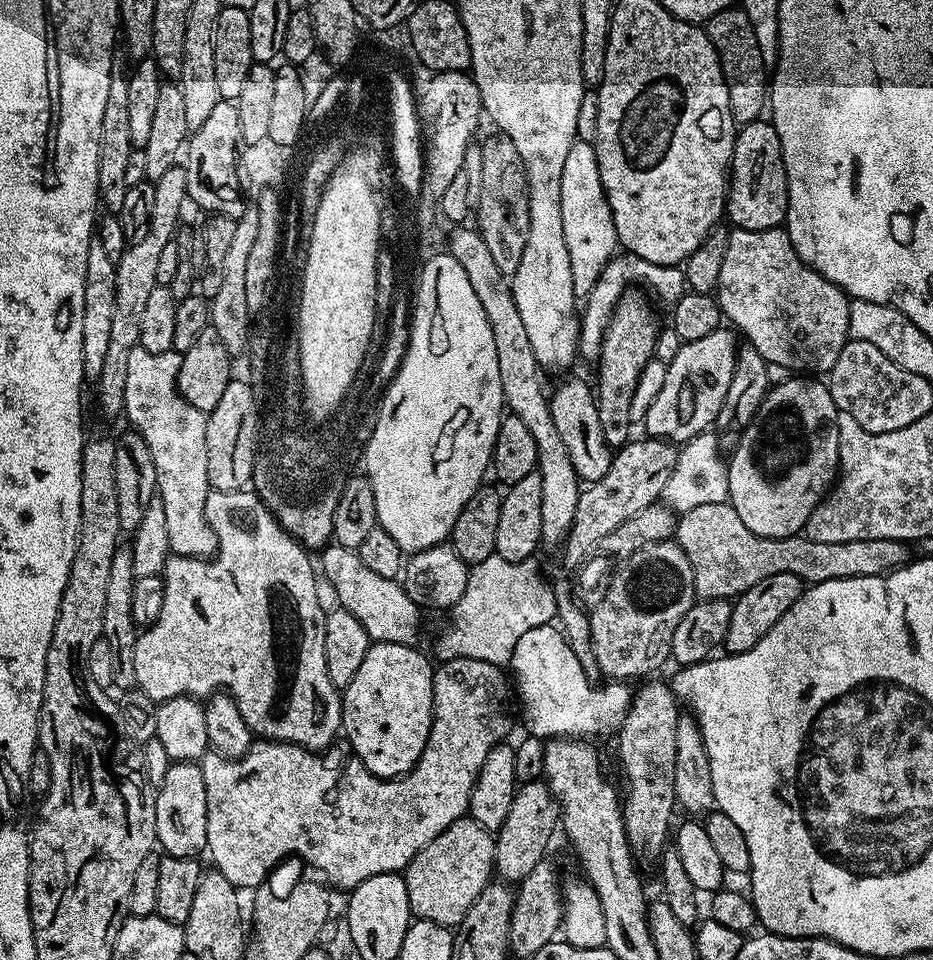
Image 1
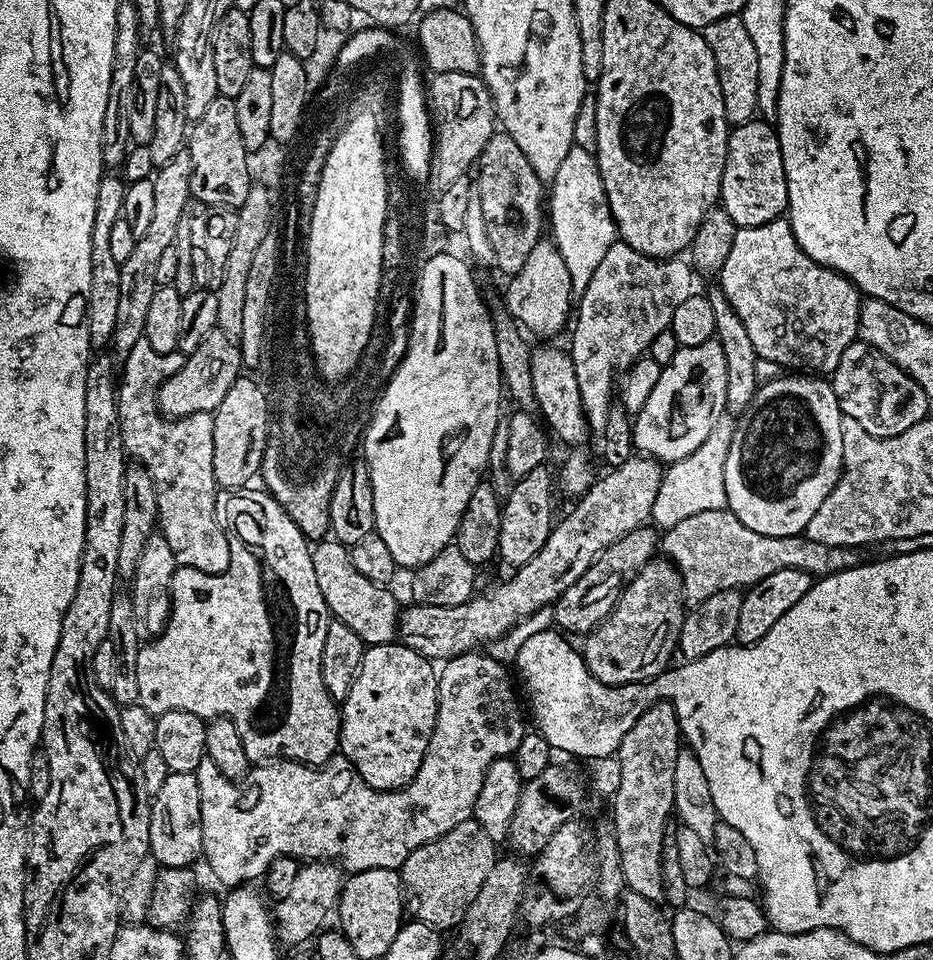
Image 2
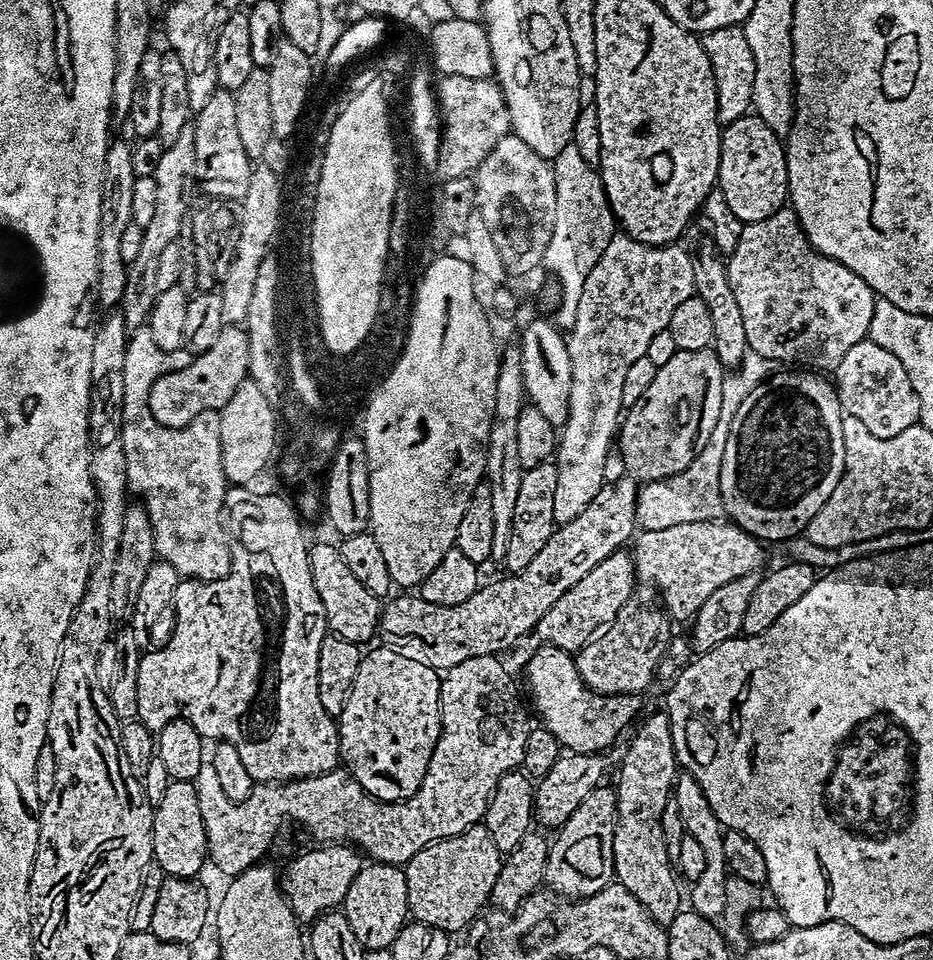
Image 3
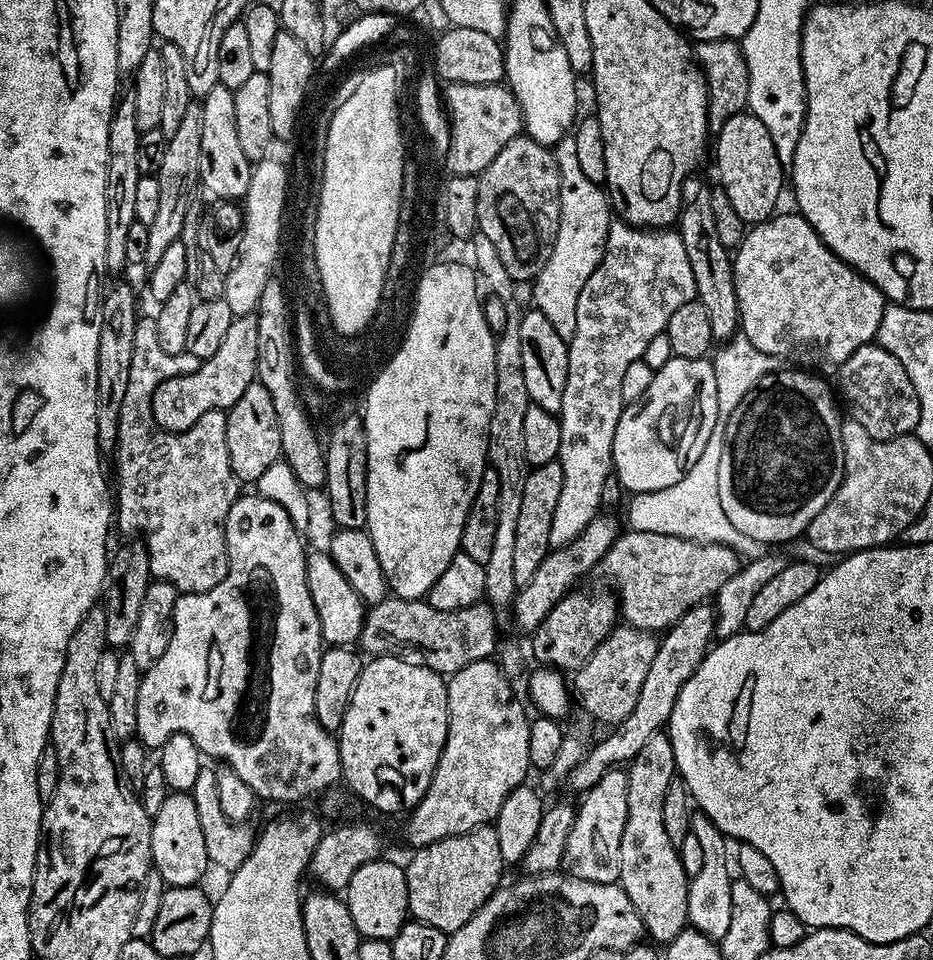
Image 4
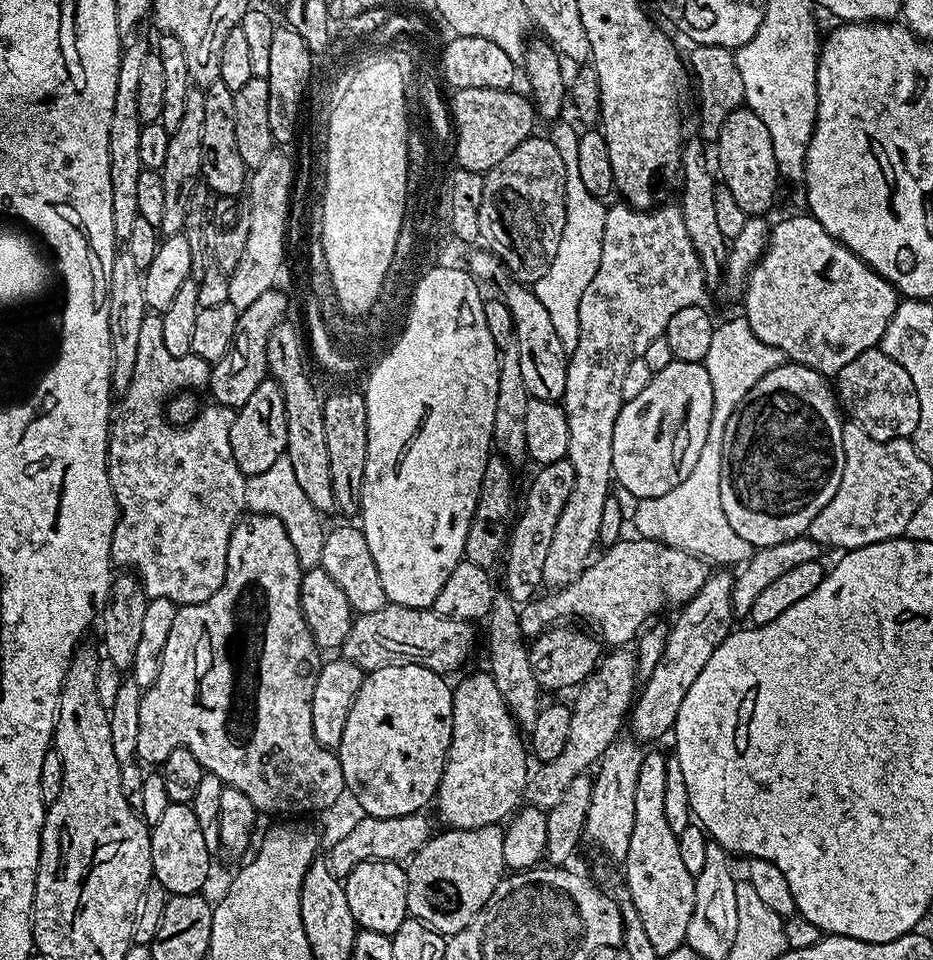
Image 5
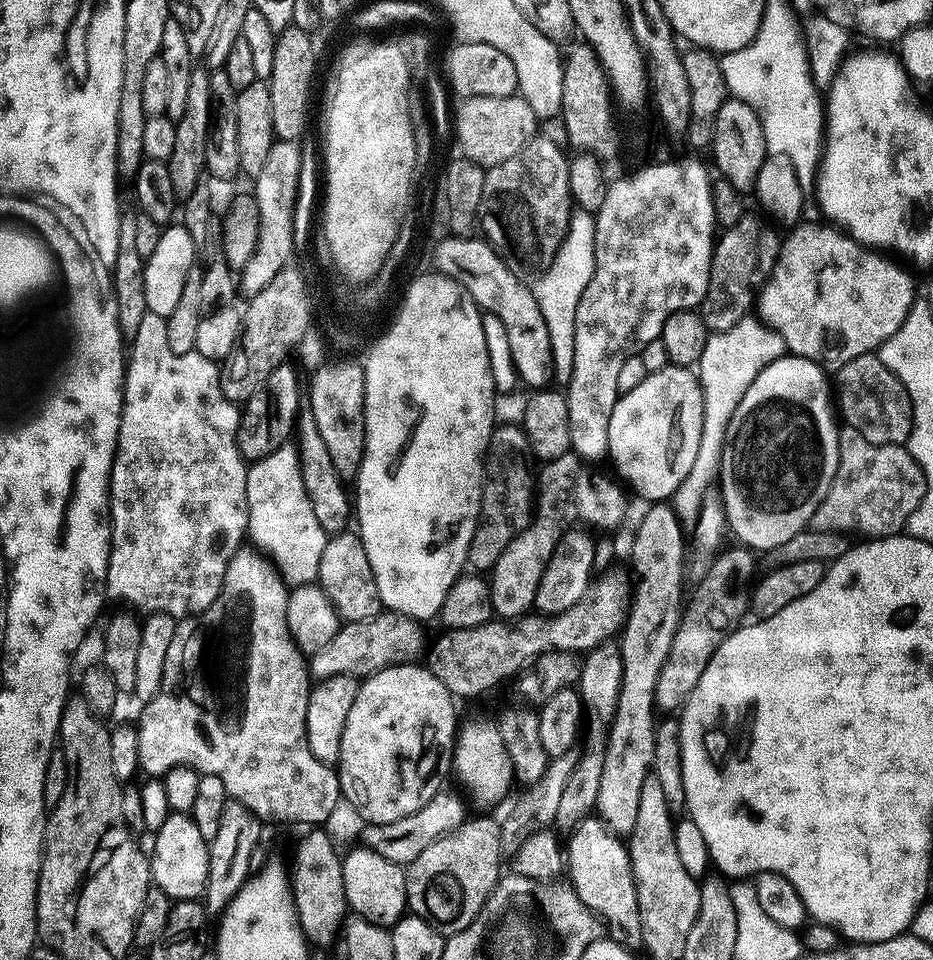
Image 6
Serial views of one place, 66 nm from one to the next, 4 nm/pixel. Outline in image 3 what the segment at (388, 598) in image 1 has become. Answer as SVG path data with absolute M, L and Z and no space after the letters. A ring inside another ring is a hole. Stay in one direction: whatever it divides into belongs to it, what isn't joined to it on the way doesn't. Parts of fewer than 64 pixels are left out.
M313 543L308 550L308 561L310 574L314 578L314 590L318 590L318 598L322 598L322 610L326 610L329 633L346 638L346 642L367 645L367 640L377 635L380 626L381 597L370 594L370 590L366 590L366 586L362 586L362 582L350 574L335 543Z

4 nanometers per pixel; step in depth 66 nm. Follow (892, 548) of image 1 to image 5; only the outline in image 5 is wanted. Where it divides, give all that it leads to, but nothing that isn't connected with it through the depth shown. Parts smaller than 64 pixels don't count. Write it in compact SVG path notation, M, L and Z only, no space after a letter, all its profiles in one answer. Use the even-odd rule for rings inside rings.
M633 539L620 540L610 545L601 556L599 553L574 583L544 594L548 596L537 595L523 605L519 614L525 637L535 638L545 628L577 616L585 620L580 622L594 630L605 645L628 646L639 637L645 625L656 618L651 616L658 615L667 604L672 610L679 609L690 602L690 598L694 598L708 581L708 560L657 540Z

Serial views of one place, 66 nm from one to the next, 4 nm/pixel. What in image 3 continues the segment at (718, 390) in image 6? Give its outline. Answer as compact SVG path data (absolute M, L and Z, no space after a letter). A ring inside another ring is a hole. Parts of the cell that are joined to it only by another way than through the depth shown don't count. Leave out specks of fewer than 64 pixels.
M748 350L737 368L729 371L722 382L722 406L718 409L718 422L710 434L706 446L698 450L694 462L678 474L665 480L647 481L636 495L636 519L643 531L664 530L667 527L682 525L685 522L720 520L724 515L722 490L722 457L726 454L726 442L730 439L730 422L738 414L738 406L746 402L746 394L754 390L777 371L776 361L762 358L762 354Z

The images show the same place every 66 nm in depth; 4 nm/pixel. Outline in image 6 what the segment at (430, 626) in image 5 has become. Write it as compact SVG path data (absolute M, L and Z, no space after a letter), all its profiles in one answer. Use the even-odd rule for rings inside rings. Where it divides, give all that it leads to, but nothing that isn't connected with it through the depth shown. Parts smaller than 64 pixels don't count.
M382 610L377 616L365 620L350 620L341 623L338 634L322 646L322 650L311 653L310 672L316 680L324 680L327 676L346 674L357 678L373 676L381 668L390 664L412 662L424 648L424 632L421 621L411 616L403 616L401 612Z

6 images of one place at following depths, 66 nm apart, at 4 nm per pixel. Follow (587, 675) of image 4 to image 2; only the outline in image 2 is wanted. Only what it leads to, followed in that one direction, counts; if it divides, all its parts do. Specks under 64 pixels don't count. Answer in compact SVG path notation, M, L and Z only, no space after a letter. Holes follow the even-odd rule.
M649 562L638 570L634 579L620 591L616 605L612 612L600 623L587 633L582 655L590 674L606 684L642 683L644 680L655 681L660 673L669 667L668 659L672 652L677 651L676 639L682 630L686 605L684 602L684 587L680 571L670 562L664 565Z

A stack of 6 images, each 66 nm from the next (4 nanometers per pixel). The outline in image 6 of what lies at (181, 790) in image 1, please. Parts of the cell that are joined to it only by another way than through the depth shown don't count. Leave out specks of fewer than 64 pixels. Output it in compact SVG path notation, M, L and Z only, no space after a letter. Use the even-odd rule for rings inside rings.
M169 811L166 822L154 834L156 840L150 848L151 883L160 888L173 901L194 900L204 895L208 886L208 846L191 815Z

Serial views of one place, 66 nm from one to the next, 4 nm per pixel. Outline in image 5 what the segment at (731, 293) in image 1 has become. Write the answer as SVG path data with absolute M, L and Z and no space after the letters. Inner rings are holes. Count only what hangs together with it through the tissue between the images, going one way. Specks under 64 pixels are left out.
M803 214L804 216L788 216L785 220L780 220L777 224L771 225L768 234L768 244L764 248L760 261L753 266L752 273L748 275L748 287L744 289L742 297L742 305L744 304L743 319L748 321L750 330L754 330L754 334L758 334L758 338L762 338L762 342L766 342L768 346L778 346L782 349L785 357L791 363L804 364L808 368L812 368L815 372L820 373L825 378L834 378L842 370L842 366L846 366L850 362L854 362L854 358L858 358L858 354L862 354L868 348L874 348L879 345L881 338L886 334L886 326L890 326L890 318L894 318L894 310L898 303L898 293L896 287L892 285L886 278L882 278L871 268L866 262L862 262L862 258L858 258L844 244L840 244L832 237L829 232L824 229L822 222L815 220L811 214Z

